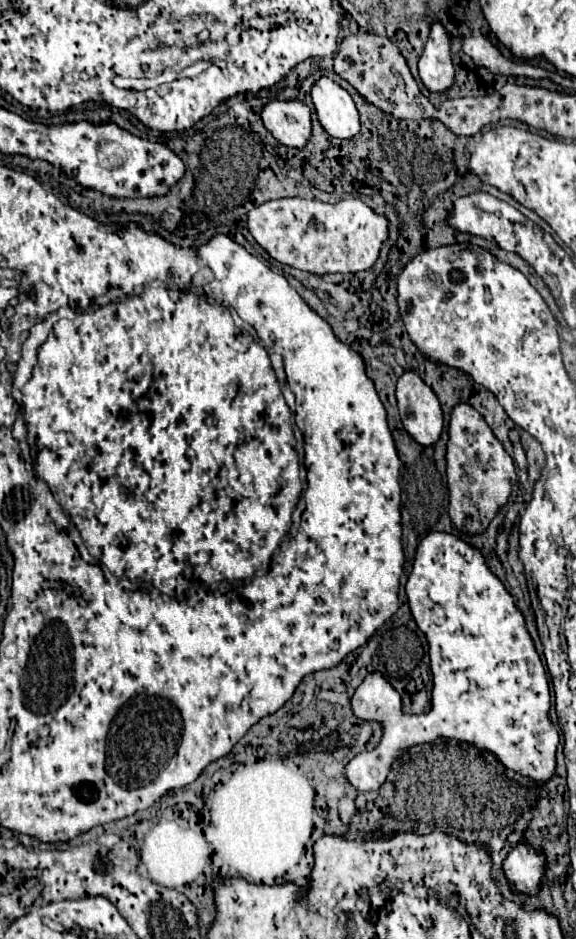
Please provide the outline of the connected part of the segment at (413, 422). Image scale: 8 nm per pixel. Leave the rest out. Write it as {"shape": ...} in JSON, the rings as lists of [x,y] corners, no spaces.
{"shape":[[[415,372],[399,378],[397,404],[409,436],[421,446],[433,446],[443,432],[443,412],[433,390]]]}

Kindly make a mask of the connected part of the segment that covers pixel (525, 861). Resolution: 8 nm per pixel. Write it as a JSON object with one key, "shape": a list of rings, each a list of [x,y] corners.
{"shape":[[[517,844],[513,852],[505,858],[505,874],[513,886],[513,890],[521,890],[527,894],[537,894],[541,888],[541,876],[545,870],[545,858],[533,852],[531,844]]]}

